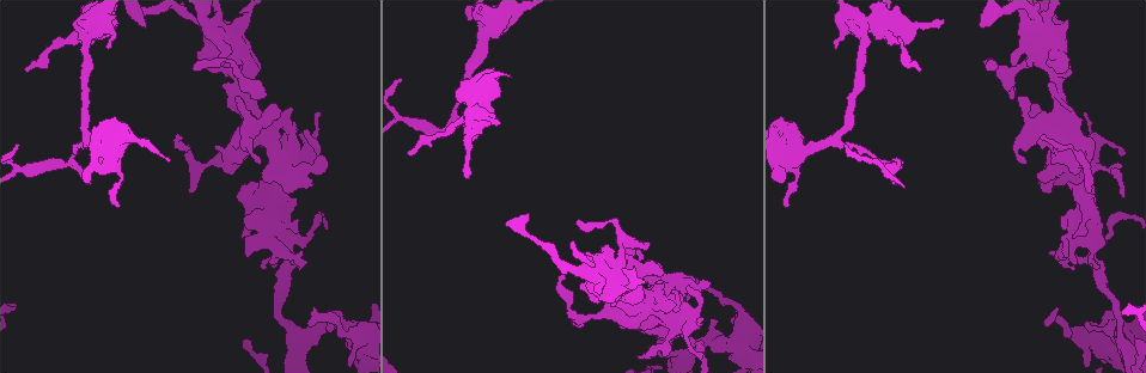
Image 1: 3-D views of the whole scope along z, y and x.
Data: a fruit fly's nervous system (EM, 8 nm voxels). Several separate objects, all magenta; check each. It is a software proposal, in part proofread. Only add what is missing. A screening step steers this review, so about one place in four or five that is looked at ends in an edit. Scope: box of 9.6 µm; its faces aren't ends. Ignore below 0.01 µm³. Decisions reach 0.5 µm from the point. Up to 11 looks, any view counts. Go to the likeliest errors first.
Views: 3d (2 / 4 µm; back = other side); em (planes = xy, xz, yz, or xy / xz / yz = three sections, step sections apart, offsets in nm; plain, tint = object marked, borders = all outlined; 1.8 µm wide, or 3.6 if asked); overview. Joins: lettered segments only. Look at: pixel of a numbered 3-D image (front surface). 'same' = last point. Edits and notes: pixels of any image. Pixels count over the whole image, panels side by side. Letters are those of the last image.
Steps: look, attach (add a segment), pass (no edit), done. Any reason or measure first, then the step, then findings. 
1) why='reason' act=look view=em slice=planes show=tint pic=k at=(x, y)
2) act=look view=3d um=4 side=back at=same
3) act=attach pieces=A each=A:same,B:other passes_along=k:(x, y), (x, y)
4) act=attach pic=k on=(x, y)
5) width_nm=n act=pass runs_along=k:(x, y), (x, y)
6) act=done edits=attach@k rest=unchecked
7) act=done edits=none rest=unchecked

act=look view=em slice=planes show=plain pic=1 at=(485, 126)

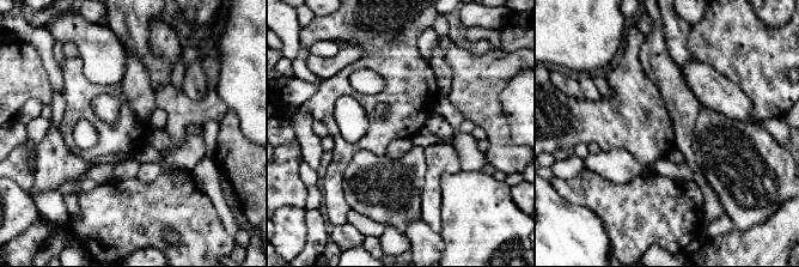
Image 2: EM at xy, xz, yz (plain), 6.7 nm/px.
act=look view=em slice=planes show=borders at=same

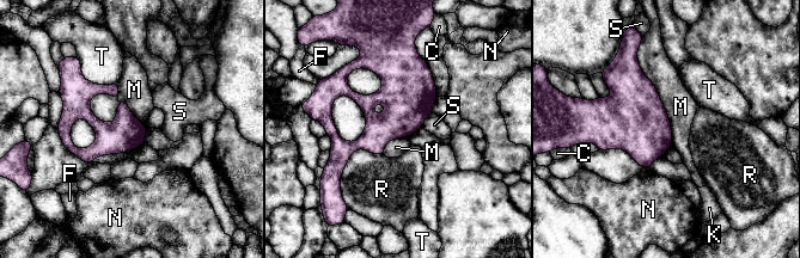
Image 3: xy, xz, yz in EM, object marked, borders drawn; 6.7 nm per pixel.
width_nm=240 act=pass each=C:other,F:other,K:other,M:other,N:other,R:other,S:other,T:other border=3:(636, 55), (665, 108), (672, 145) found='no lettered segment goes on from it'

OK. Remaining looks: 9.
why='sudden change in width' act=look view=em slice=planes show=borders pic=1 at=(286, 119)

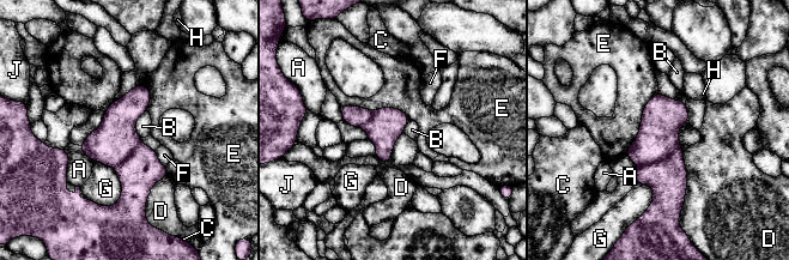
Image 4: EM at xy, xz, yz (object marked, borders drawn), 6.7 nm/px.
width_nm=240 act=pass each=A:other,B:other,C:other,D:other,E:other,F:other,G:other,H:other,J:other border=4:(146, 109), (135, 122), (140, 138) found='none of them fits'

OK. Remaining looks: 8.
why='thin end' act=look view=3d um=4 side=back pic=1 at=(16, 145)

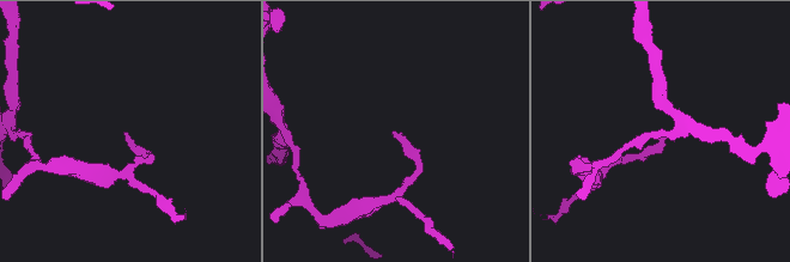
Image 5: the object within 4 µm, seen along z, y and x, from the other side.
why='shape alone is not enough' act=look view=em slice=planes show=borders pic=5 at=(394, 134)

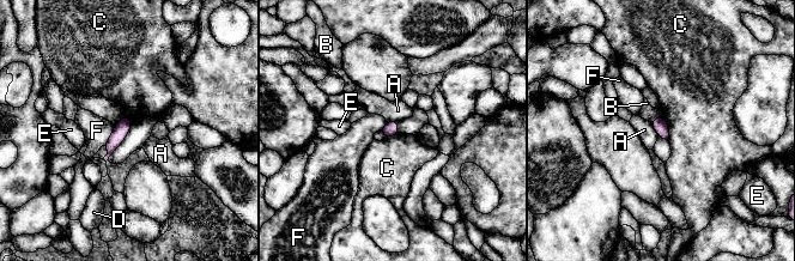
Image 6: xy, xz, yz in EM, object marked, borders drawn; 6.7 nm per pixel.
act=pass each=A:other,B:other,C:other,D:other,E:other,F:other border=6:(662, 116), (667, 123), (669, 140) found='no lettered segment goes on from it'

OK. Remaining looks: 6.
why='branch stops here' act=look view=3d um=4 pic=1 at=(117, 205)

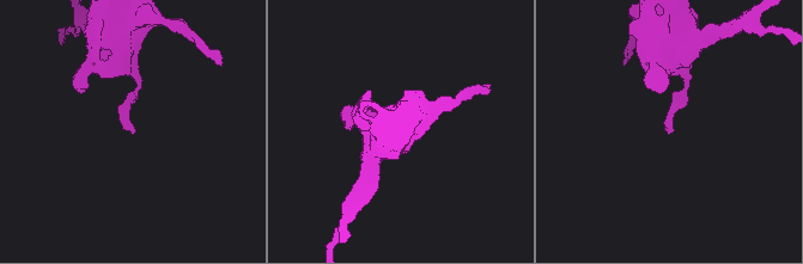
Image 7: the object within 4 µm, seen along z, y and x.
act=look view=em um=3.6 slice=planes show=borders pic=7 at=(669, 132)

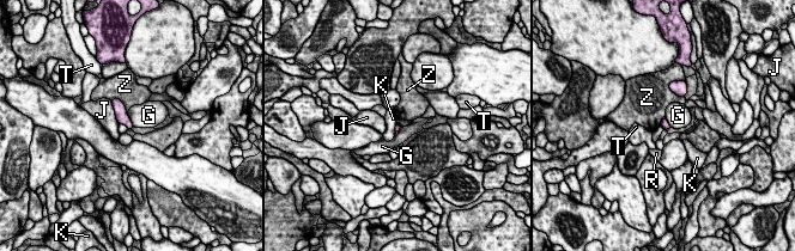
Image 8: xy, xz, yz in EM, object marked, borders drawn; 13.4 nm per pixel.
width_nm=90 act=pass each=G:other,J:other,K:other,R:other,T:other,Z:other border=8:(126, 112), (133, 126) found='no lettered segment goes on from it'

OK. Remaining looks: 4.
act=done edits=none rest=unchecked

